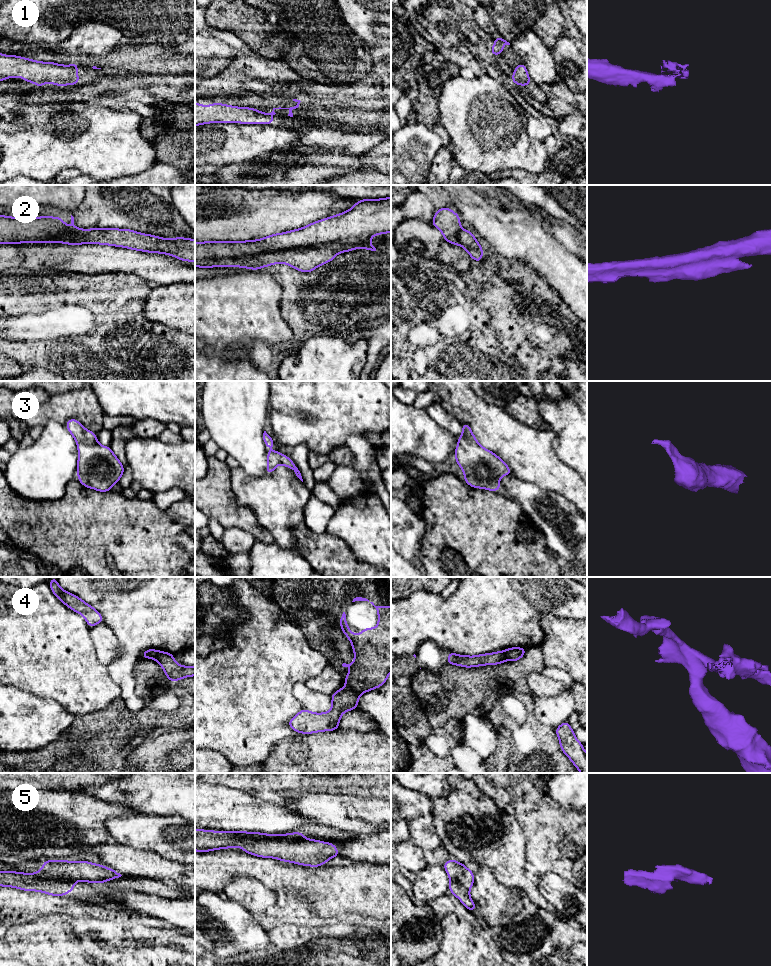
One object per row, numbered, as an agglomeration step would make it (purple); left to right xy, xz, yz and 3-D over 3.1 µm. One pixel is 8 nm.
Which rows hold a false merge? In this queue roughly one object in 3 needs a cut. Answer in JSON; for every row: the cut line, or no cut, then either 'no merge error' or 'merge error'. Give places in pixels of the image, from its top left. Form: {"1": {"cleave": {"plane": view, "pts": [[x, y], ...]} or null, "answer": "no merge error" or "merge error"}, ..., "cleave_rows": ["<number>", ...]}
{"1": {"cleave": {"plane": "xz", "pts": [[270, 113], [272, 115]]}, "answer": "merge error"}, "2": {"cleave": {"plane": "xz", "pts": [[370, 235], [340, 239], [310, 247], [195, 261]]}, "answer": "merge error"}, "3": {"cleave": null, "answer": "no merge error"}, "4": {"cleave": {"plane": "xz", "pts": [[346, 686], [358, 695]]}, "answer": "merge error"}, "5": {"cleave": {"plane": "xy", "pts": [[33, 874], [40, 878], [63, 879], [73, 882]]}, "answer": "merge error"}, "cleave_rows": ["1", "2", "4", "5"]}

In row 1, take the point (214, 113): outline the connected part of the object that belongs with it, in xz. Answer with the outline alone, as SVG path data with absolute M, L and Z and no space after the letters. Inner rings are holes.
M195 103L195 126L207 123L232 122L273 125L273 115L249 107L235 107L222 103L203 106L200 103Z

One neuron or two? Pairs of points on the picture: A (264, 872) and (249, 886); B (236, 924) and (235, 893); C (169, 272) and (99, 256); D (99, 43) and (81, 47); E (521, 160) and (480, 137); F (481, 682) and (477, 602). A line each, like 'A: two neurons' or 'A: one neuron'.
A: two neurons
B: two neurons
C: one neuron
D: one neuron
E: one neuron
F: two neurons

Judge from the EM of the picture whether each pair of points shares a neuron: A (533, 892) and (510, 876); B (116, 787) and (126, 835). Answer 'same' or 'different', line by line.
A: same
B: different

